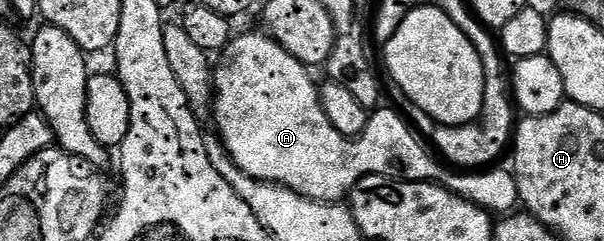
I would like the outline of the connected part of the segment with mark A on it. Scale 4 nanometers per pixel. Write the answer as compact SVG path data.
M237 33L219 55L218 65L214 70L214 101L210 107L214 118L216 114L215 133L224 143L234 165L246 172L246 176L255 178L258 182L283 184L287 190L301 194L303 198L312 198L315 202L340 204L351 195L358 180L371 174L381 174L383 178L398 178L405 182L442 183L460 198L465 198L496 216L504 216L517 209L520 193L515 177L507 169L452 172L456 174L448 174L444 178L445 167L429 153L416 133L402 124L393 110L377 109L369 117L364 131L355 138L347 138L345 134L338 132L338 128L330 124L326 112L322 112L318 82L308 75L311 74L309 67L294 60L294 56L290 56L290 52L286 52L286 48L279 46L267 33L259 33Z

